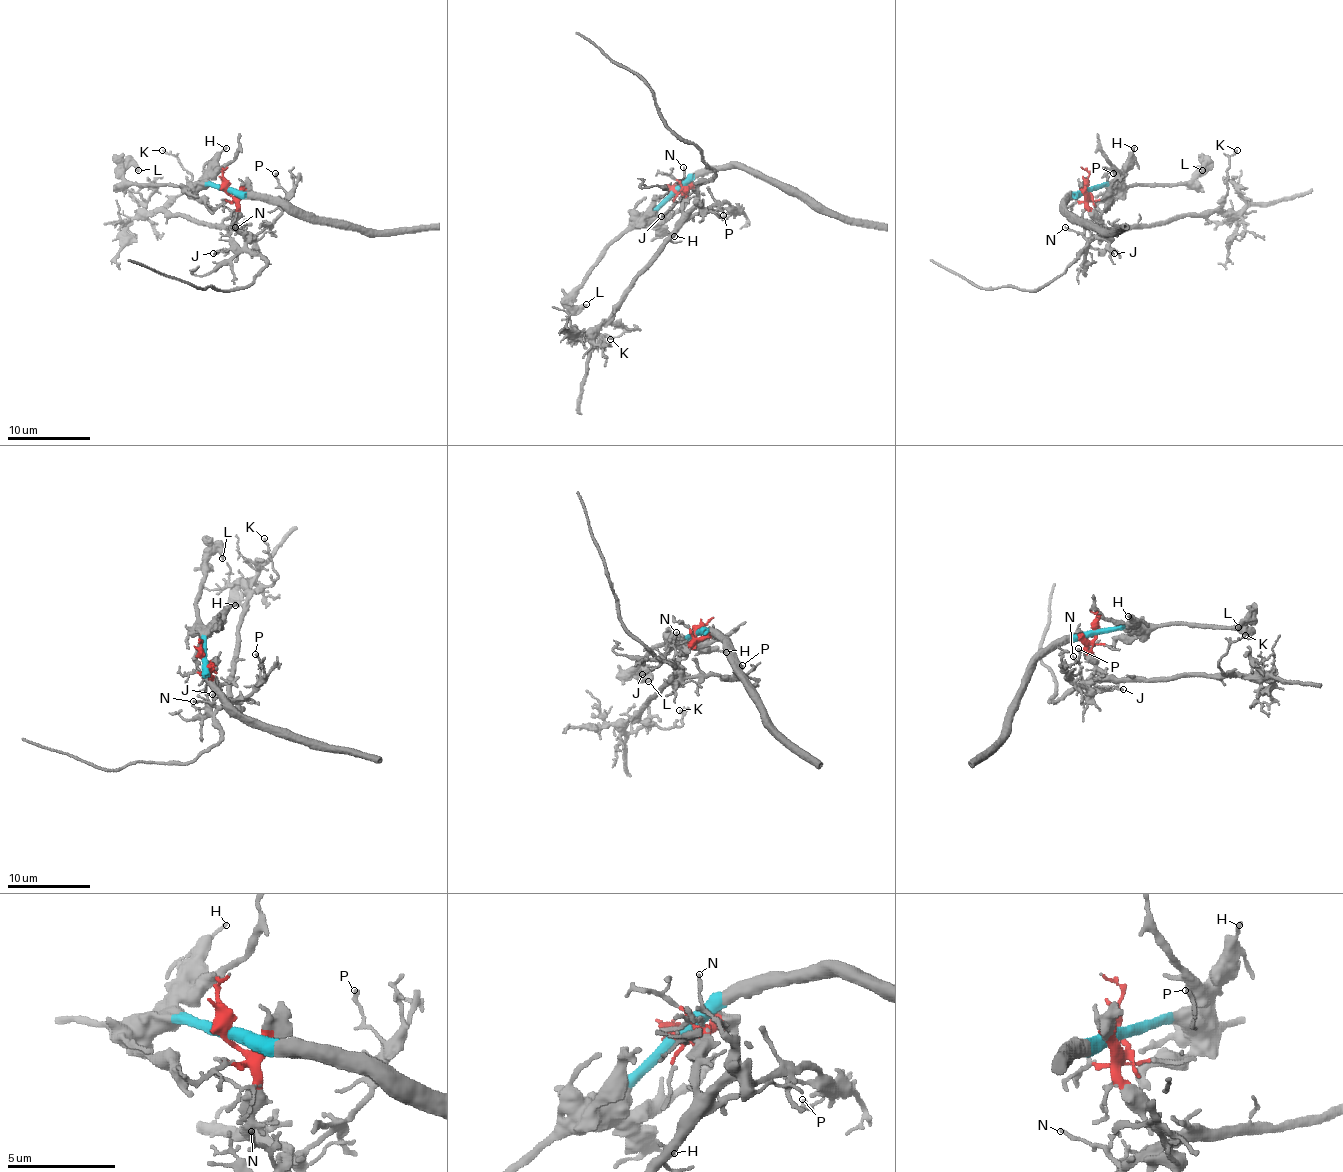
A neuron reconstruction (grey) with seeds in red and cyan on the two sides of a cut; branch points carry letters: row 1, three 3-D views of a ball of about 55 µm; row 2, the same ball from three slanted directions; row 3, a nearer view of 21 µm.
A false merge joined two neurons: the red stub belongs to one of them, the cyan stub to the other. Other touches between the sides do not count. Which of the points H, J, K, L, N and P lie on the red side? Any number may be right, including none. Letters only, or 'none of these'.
J, K, N, P

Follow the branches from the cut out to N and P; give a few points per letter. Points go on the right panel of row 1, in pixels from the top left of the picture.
N: (1088, 189), (1094, 204), (1094, 218), (1101, 225), (1111, 227), (1101, 235), (1086, 239), (1065, 227)
P: (1088, 189), (1094, 204), (1094, 218), (1111, 229), (1105, 235), (1101, 214), (1115, 185), (1113, 172)

